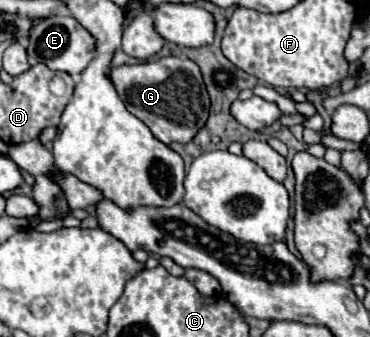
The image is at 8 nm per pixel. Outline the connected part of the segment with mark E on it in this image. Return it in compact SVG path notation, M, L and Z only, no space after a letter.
M50 16L34 24L34 32L30 34L30 44L28 44L28 56L30 64L42 62L52 70L62 70L76 76L82 74L84 68L94 60L96 38L86 28L82 28L72 16Z

